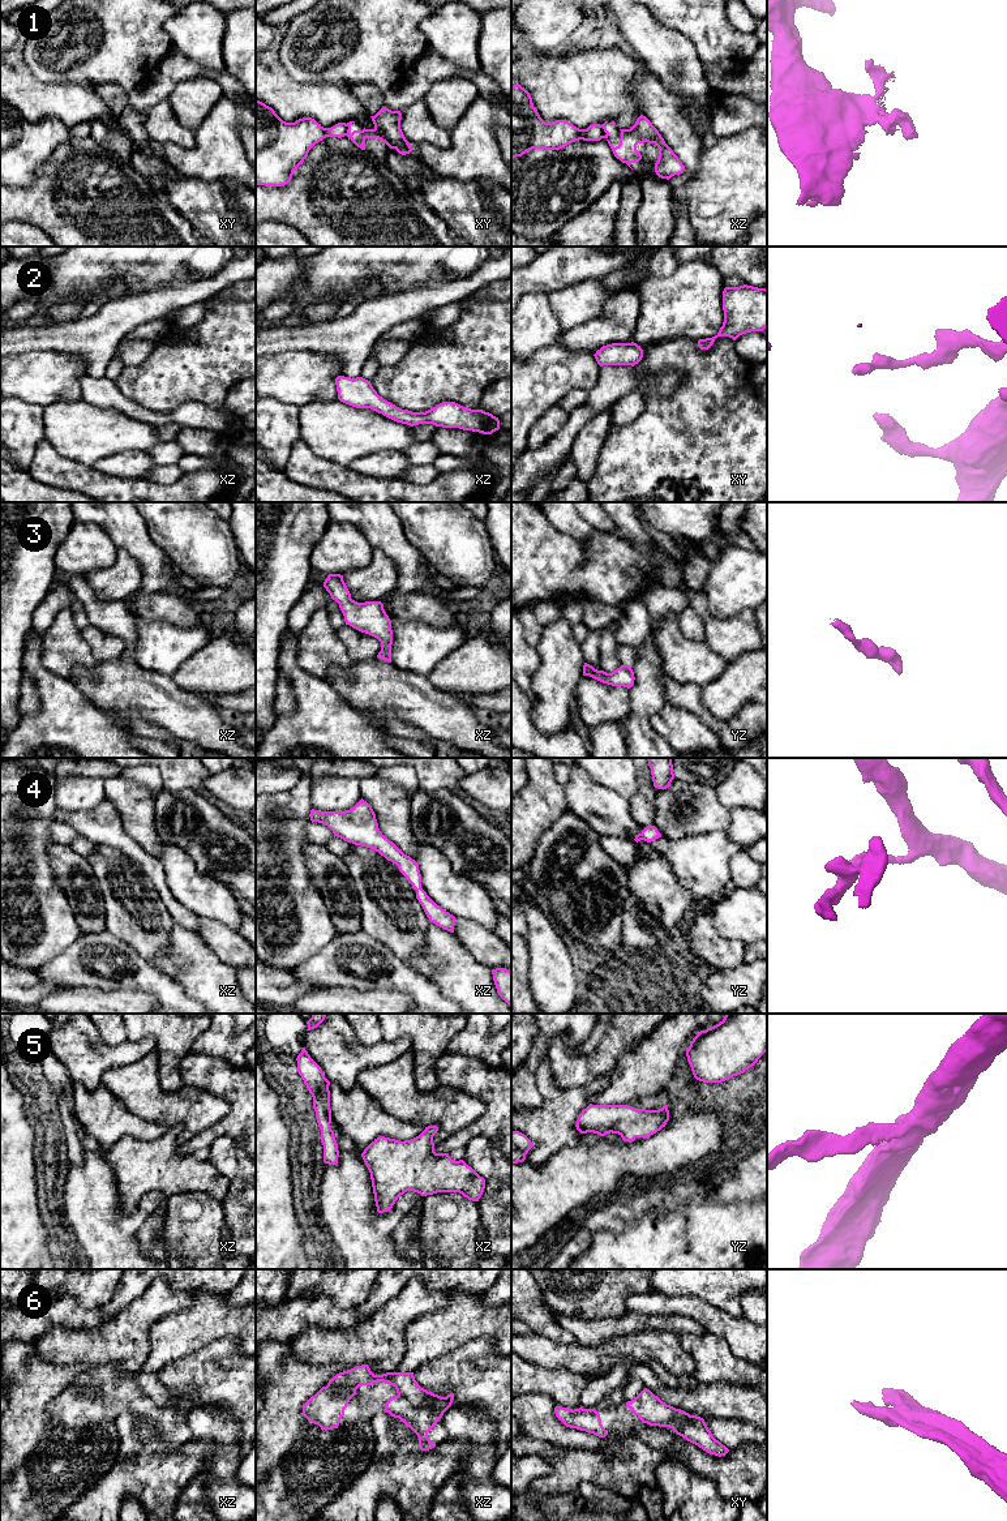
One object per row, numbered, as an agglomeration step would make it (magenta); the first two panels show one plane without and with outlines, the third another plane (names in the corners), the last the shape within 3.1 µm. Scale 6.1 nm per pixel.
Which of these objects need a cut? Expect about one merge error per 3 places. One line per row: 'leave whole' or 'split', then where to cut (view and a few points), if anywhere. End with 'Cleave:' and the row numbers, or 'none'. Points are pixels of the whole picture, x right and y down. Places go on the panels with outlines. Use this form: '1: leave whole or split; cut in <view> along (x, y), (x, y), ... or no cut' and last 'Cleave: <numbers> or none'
1: split; cut in xy along (347, 124), (345, 135)
2: leave whole; no cut
3: leave whole; no cut
4: leave whole; no cut
5: leave whole; no cut
6: leave whole; no cut
Cleave: 1

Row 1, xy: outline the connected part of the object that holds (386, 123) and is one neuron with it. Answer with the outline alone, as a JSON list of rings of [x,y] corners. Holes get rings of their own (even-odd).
[[[382,107],[374,116],[370,117],[374,124],[373,129],[364,128],[363,130],[353,130],[351,133],[351,124],[355,121],[347,123],[346,136],[350,137],[357,147],[365,150],[367,138],[378,138],[390,149],[395,149],[402,155],[410,154],[412,151],[411,145],[400,129],[400,111],[391,111],[386,107]]]

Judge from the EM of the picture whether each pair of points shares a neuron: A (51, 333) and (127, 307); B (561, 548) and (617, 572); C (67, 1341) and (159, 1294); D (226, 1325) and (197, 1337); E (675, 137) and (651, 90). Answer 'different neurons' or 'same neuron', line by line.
A: same neuron
B: same neuron
C: same neuron
D: same neuron
E: same neuron

